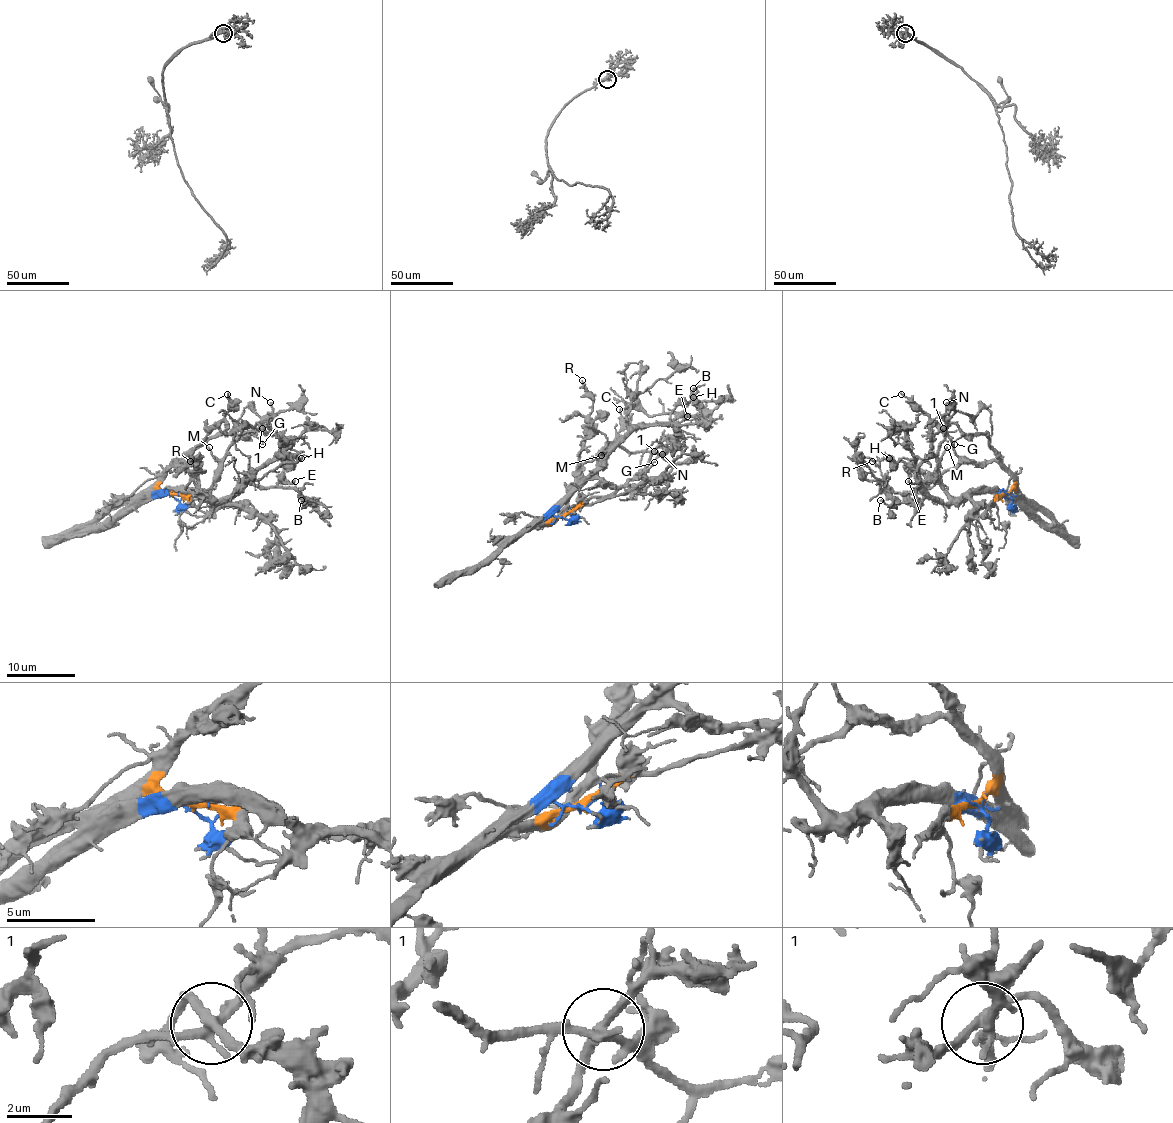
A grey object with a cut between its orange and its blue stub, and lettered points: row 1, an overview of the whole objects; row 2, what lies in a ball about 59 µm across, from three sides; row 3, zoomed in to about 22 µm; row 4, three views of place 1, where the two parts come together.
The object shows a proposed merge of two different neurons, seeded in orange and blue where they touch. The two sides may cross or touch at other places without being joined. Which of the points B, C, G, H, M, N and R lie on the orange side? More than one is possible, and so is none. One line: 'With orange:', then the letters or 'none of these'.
With orange: C, G, R

